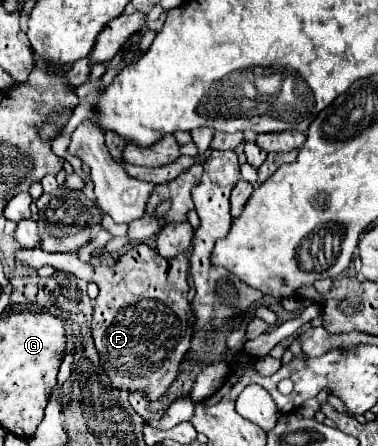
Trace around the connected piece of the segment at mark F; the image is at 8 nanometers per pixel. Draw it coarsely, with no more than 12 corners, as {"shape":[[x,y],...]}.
{"shape":[[140,243],[114,265],[18,249],[98,285],[112,383],[156,401],[192,339],[188,257]]}

